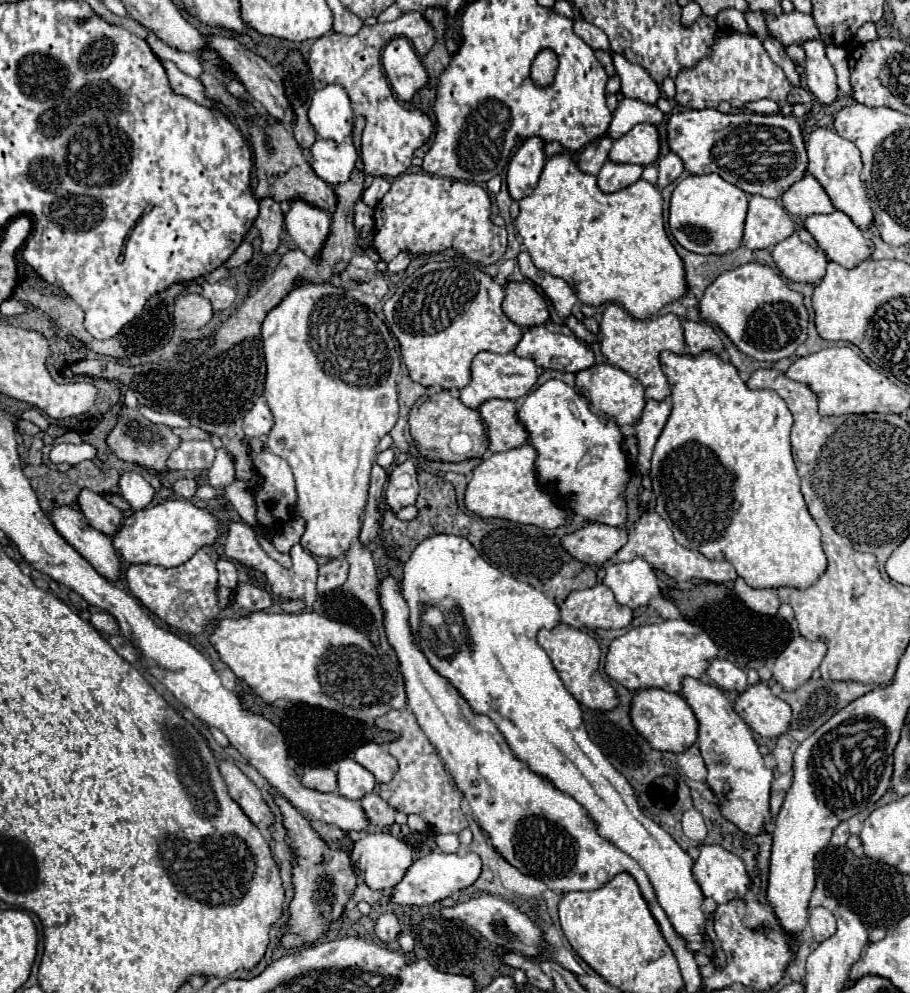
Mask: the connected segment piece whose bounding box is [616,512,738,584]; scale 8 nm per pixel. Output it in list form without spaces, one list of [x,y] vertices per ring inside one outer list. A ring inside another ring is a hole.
[[[646,512],[638,518],[638,522],[628,530],[626,546],[616,554],[616,558],[620,562],[630,562],[638,556],[642,556],[648,562],[656,564],[658,570],[666,572],[678,584],[682,584],[686,580],[692,580],[692,578],[698,578],[698,580],[704,580],[704,582],[724,584],[724,582],[732,582],[732,580],[738,578],[734,566],[728,560],[710,560],[704,554],[700,554],[698,550],[690,550],[690,548],[684,548],[682,544],[678,544],[672,530],[668,528],[668,524],[656,512]]]

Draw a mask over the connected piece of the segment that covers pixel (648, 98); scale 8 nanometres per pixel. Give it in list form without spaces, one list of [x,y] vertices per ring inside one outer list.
[[[616,54],[614,56],[614,68],[622,80],[622,94],[640,98],[646,104],[656,104],[660,98],[660,88],[658,84],[644,72],[640,64],[628,62],[624,56]]]

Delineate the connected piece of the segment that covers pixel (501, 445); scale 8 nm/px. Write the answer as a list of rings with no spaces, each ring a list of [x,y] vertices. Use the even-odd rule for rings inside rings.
[[[488,400],[480,406],[480,414],[488,426],[490,452],[506,452],[528,442],[528,432],[516,416],[516,402]]]

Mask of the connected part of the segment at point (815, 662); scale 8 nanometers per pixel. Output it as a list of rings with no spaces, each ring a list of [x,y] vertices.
[[[796,636],[776,658],[776,666],[772,670],[774,680],[782,684],[784,690],[796,690],[812,676],[812,672],[820,666],[824,656],[826,656],[824,640],[812,642],[806,640],[804,636]]]

